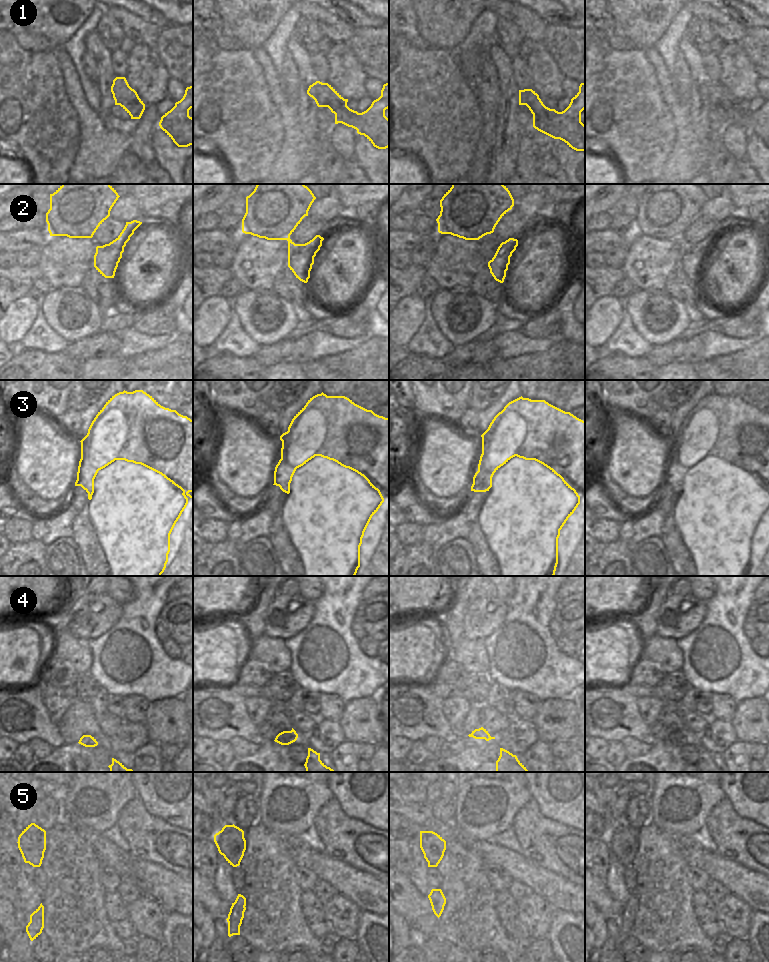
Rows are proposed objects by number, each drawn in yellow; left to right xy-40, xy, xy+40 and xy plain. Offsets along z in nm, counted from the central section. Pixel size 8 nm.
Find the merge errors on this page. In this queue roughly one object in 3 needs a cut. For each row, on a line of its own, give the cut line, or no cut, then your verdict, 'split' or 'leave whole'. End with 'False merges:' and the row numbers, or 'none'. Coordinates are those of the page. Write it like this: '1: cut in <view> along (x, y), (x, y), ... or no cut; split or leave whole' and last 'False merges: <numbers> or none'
1: no cut; leave whole
2: no cut; leave whole
3: no cut; leave whole
4: no cut; leave whole
5: cut in xy+40 along (431, 902), (437, 906), (438, 916); split
False merges: 5

